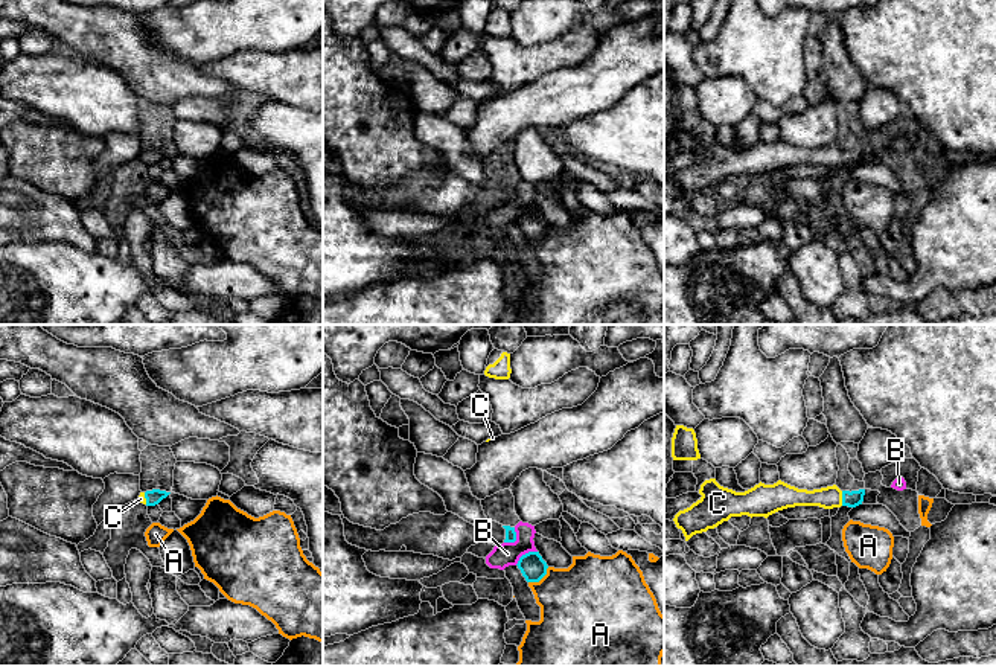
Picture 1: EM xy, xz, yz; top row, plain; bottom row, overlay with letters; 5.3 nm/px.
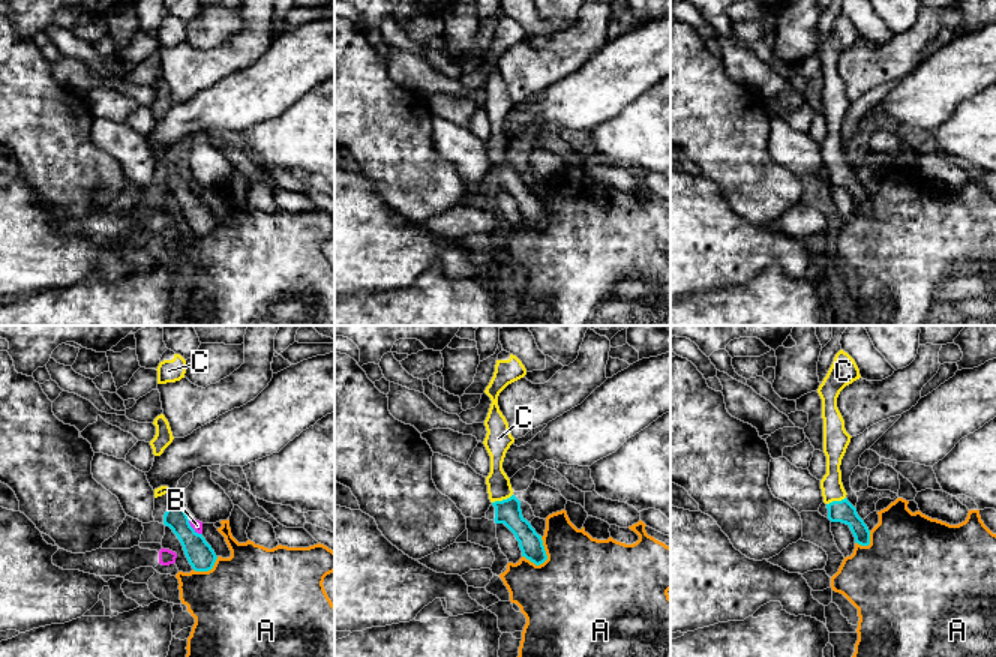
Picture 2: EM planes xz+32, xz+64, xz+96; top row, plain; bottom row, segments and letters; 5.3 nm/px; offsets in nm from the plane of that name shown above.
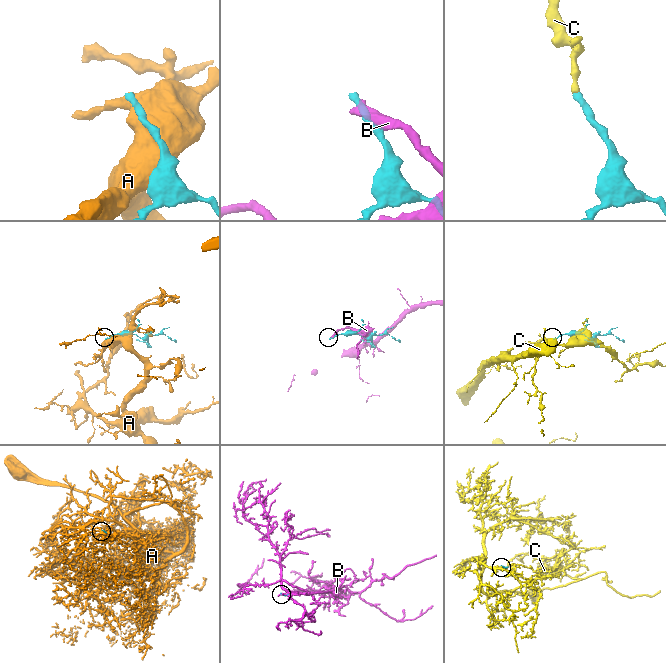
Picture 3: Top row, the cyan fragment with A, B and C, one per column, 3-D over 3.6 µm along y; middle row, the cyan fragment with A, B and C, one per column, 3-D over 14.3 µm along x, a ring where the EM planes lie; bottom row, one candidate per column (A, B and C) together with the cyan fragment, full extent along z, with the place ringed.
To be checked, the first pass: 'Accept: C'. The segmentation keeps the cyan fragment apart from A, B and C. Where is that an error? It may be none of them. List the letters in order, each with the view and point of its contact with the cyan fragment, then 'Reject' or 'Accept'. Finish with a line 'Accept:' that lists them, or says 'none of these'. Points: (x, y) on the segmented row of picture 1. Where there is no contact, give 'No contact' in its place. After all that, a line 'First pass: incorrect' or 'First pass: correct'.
A: Touches cyan at xz (539, 579). Reject
B: Touches cyan at xz (515, 540). Reject
C: Touches cyan at yz (842, 499). Accept
Accept: C
First pass: correct

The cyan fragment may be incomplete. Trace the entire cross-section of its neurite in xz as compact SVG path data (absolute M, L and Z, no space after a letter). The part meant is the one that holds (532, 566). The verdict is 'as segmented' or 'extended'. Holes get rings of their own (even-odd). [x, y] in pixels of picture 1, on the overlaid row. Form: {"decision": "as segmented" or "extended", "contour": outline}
{"decision": "as segmented", "contour": "M539 552L522 555L516 565L527 582L539 582L547 575L548 568Z"}

